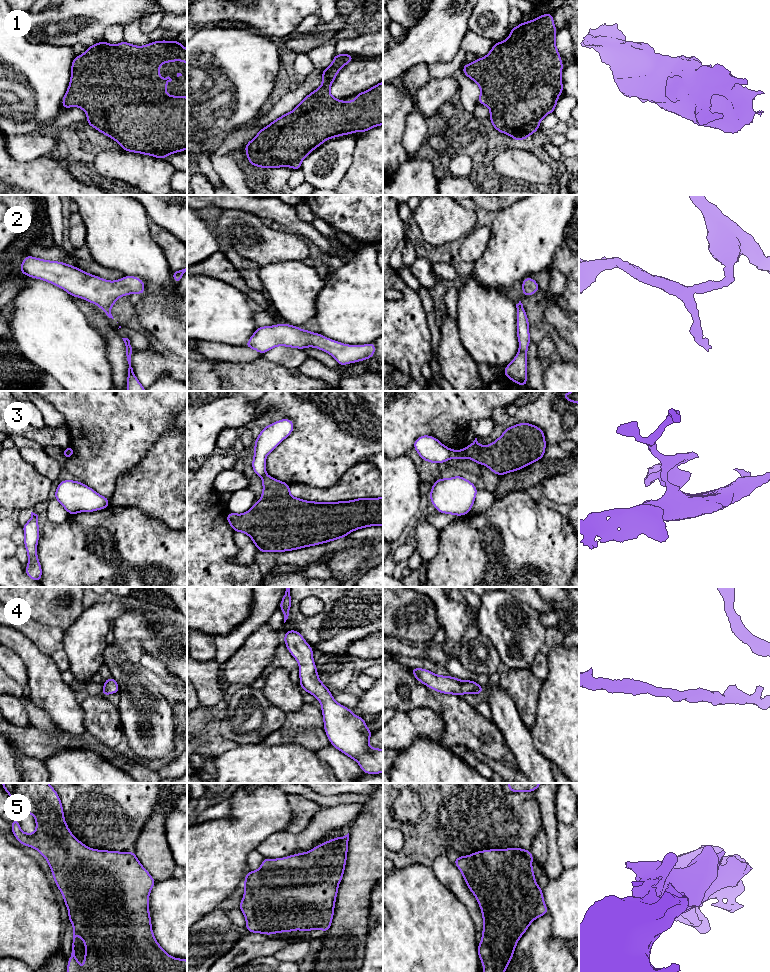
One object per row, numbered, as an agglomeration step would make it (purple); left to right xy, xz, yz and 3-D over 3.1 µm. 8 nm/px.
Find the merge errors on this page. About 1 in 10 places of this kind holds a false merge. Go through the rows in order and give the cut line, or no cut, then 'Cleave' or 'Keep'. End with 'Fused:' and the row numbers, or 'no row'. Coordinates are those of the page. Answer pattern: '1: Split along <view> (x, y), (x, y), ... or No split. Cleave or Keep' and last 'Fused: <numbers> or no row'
1: No split. Keep
2: No split. Keep
3: Split along yz (464, 448), (467, 457). Cleave
4: No split. Keep
5: No split. Keep
Fused: 3

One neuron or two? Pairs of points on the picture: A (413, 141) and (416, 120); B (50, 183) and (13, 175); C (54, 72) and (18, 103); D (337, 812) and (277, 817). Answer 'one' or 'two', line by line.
A: one
B: one
C: one
D: two

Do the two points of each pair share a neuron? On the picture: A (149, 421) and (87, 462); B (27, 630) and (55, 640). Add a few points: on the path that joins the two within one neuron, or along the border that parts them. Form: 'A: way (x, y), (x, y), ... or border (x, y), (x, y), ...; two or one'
A: way (134, 421), (129, 421), (102, 448); one
B: way (34, 630), (48, 639); one

